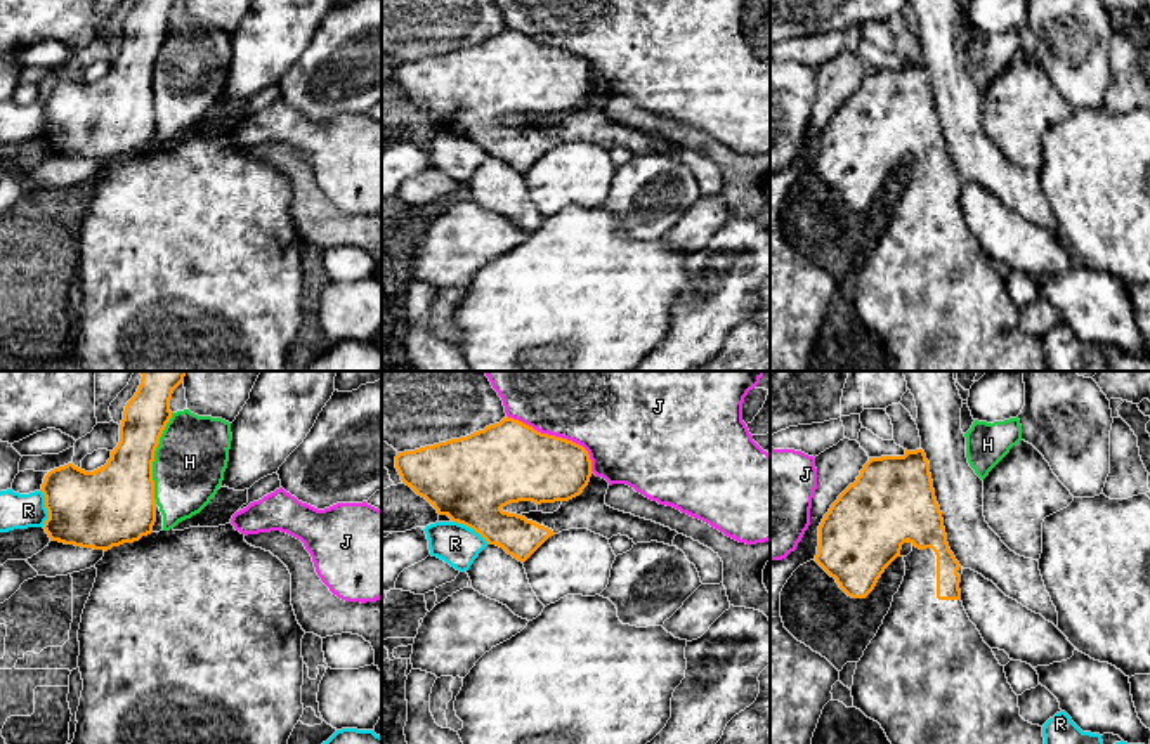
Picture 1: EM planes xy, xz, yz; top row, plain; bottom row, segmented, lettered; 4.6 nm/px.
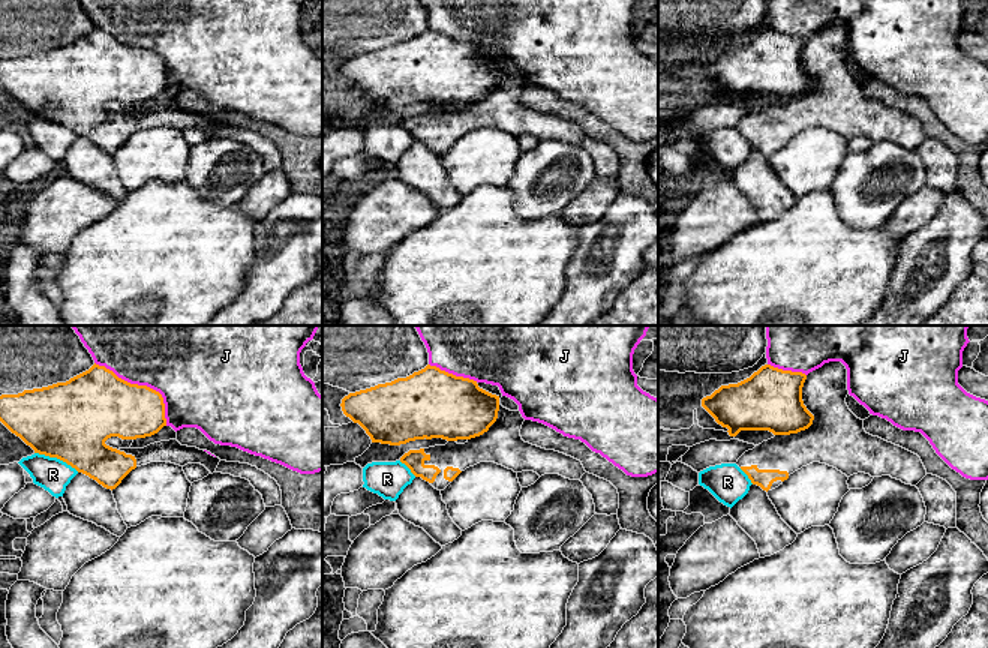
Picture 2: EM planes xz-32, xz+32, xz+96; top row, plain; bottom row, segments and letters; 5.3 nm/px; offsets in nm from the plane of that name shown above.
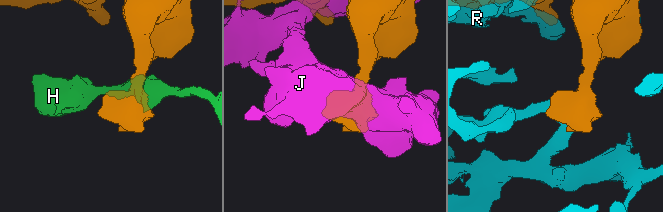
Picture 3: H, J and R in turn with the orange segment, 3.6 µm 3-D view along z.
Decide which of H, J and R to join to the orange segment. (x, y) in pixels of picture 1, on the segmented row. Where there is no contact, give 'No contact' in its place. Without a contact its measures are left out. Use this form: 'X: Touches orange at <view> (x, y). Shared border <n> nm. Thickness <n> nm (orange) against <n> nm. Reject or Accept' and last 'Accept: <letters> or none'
H: Touches orange at xy (153, 458). Shared border 440 nm. Thickness 340 nm (orange) against 340 nm. Reject
J: Touches orange at xz (557, 437). Shared border 480 nm. Thickness 380 nm (orange) against 480 nm. Reject
R: Touches orange at xy (45, 507). Shared border 180 nm. Thickness 360 nm (orange) against 160 nm. Reject
Accept: none

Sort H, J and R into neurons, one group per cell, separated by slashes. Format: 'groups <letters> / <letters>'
groups H / J / R

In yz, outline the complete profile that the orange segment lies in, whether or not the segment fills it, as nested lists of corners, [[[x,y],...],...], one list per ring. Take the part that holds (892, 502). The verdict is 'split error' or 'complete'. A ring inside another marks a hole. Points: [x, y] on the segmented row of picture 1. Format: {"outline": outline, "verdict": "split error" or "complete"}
{"outline": [[[923,449],[907,451],[904,456],[881,456],[881,458],[869,458],[869,461],[860,470],[860,475],[853,484],[850,484],[838,499],[831,505],[829,512],[824,515],[819,525],[819,546],[815,562],[836,579],[840,588],[852,598],[866,598],[876,586],[878,579],[885,572],[885,569],[900,557],[900,550],[904,543],[912,545],[912,551],[904,557],[905,562],[905,576],[893,595],[892,607],[883,619],[876,636],[871,640],[864,656],[857,662],[857,669],[853,675],[852,685],[852,697],[853,708],[860,709],[867,718],[878,721],[885,730],[888,741],[892,744],[1044,744],[1042,727],[1032,725],[1020,716],[1018,708],[1018,695],[1013,692],[1011,685],[1008,683],[1004,666],[999,664],[992,649],[983,642],[977,626],[970,621],[963,602],[961,602],[961,574],[963,567],[956,560],[954,553],[949,548],[947,534],[944,527],[944,519],[940,506],[935,498],[933,480],[930,473],[930,463]]], "verdict": "split error"}

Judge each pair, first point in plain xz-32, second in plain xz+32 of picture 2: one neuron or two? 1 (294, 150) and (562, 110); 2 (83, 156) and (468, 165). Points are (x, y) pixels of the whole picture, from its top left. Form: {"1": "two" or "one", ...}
{"1": "one", "2": "two"}

